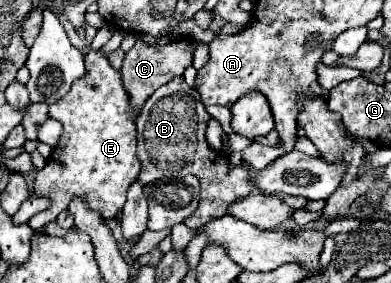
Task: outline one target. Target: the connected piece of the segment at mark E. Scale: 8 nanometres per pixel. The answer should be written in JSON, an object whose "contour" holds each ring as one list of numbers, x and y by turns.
{"contour":[[100,49,85,55,84,63,84,77,76,79,72,89,60,101,50,105,50,117,62,121,64,133,34,181,34,193,52,199,50,209,28,221,34,231,40,231,46,223,54,221,76,197,82,197,88,209,98,211,104,219,116,217,126,203,126,187,136,181,140,171,134,125,138,111,128,111,128,93,122,87,120,73,112,69,108,57]]}

